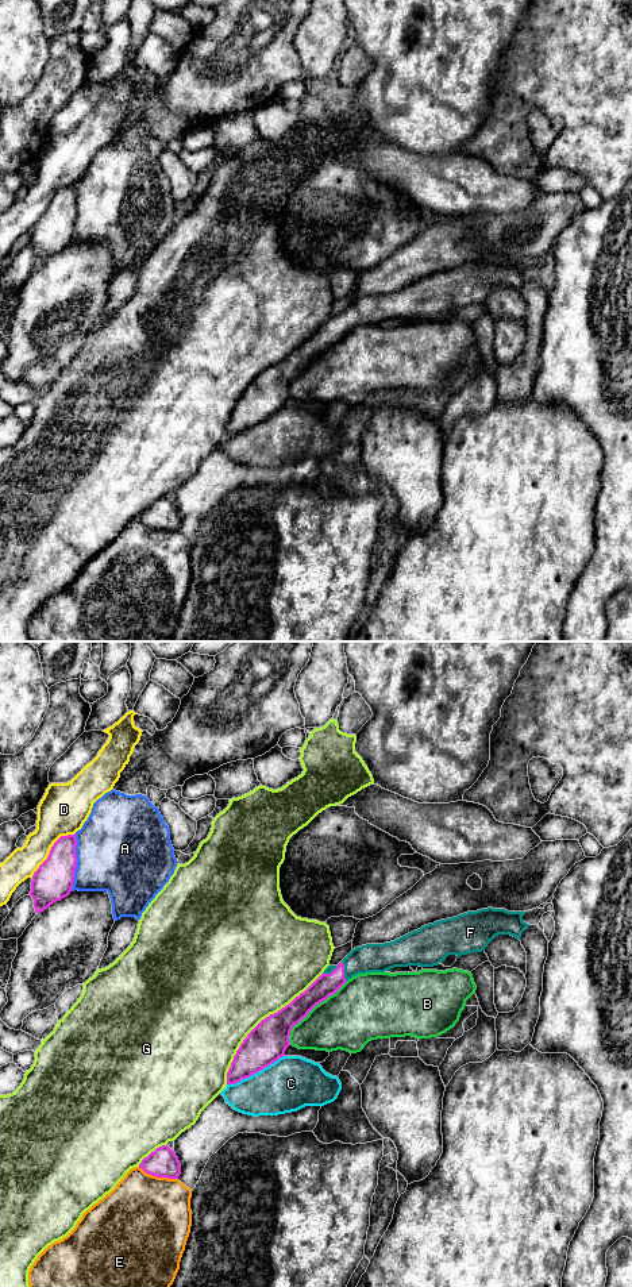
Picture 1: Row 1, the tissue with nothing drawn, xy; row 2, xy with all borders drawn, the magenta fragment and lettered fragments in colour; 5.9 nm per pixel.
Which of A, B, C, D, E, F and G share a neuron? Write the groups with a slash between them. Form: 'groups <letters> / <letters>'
groups A / B / C / D / E / F / G

